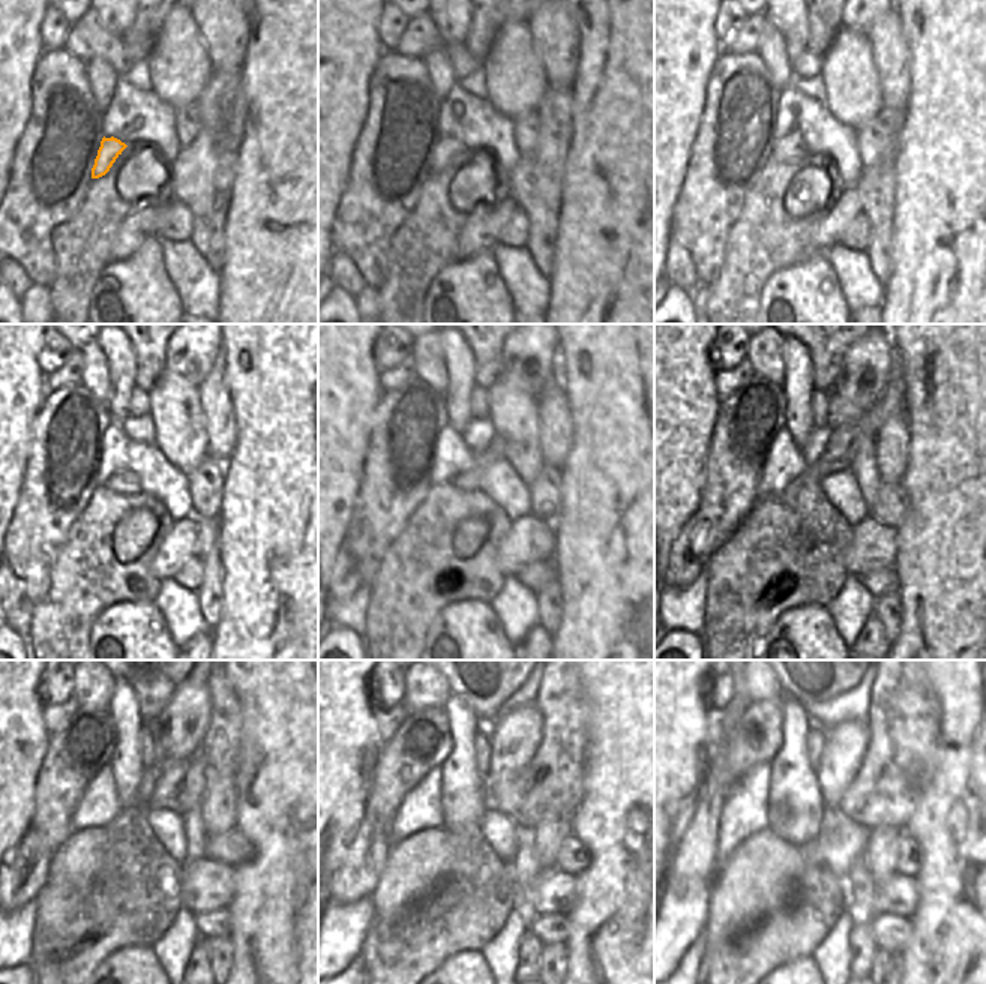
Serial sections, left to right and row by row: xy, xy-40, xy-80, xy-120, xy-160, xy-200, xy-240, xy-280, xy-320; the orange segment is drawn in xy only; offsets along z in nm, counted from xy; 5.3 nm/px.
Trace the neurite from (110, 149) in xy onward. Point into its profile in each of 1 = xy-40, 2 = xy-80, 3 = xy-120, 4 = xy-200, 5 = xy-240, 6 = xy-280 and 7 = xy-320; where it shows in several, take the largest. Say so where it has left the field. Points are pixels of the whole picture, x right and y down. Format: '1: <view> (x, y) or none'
1: xy-40 (446, 149)
2: xy-80 (790, 147)
3: xy-120 (125, 482)
4: xy-200 (844, 441)
5: xy-240 (179, 786)
6: xy-280 (551, 785)
7: xy-320 (904, 717)

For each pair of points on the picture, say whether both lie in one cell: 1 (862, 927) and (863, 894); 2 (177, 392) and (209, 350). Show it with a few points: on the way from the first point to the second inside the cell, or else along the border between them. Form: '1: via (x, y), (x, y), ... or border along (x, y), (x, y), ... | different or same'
1: border along (860, 918), (868, 923) | different
2: border along (167, 369), (198, 386) | different

